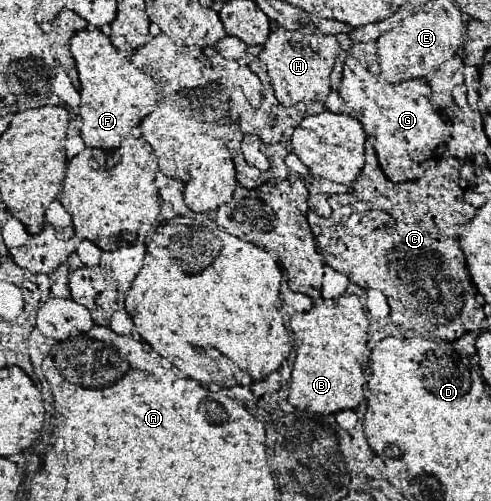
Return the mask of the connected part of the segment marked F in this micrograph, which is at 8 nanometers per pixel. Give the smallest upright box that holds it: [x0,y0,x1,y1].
[70,27,156,149]

